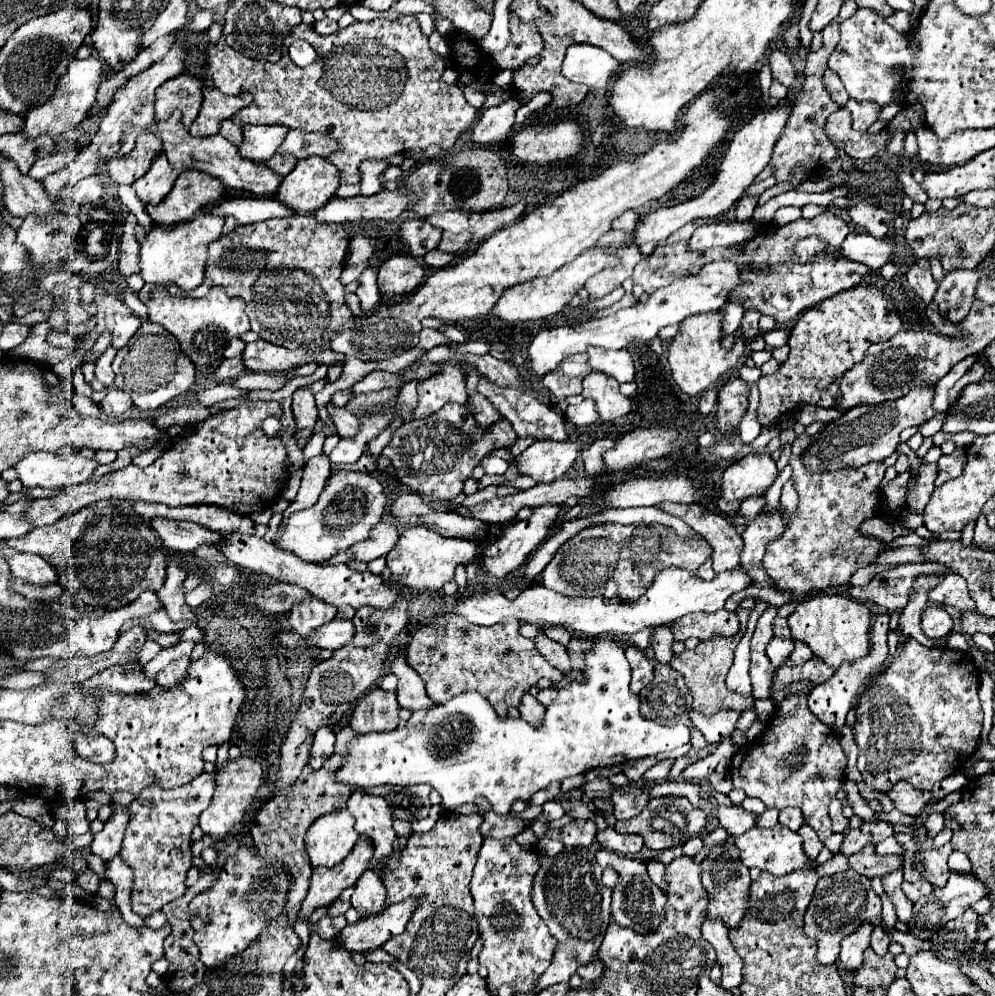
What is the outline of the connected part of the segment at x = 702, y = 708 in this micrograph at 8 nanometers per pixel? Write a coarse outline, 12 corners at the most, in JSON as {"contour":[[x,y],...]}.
{"contour":[[749,610],[741,630],[699,642],[669,662],[683,676],[693,710],[753,708],[753,696],[729,692],[725,676],[745,634]]}

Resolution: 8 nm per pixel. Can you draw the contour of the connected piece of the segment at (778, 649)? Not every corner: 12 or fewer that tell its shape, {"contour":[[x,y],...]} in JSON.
{"contour":[[773,638],[767,656],[775,668],[795,648],[793,638]]}

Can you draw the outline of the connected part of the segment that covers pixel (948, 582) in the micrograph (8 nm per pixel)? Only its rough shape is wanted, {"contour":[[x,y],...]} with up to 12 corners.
{"contour":[[945,574],[929,600],[961,612],[975,610],[965,578]]}

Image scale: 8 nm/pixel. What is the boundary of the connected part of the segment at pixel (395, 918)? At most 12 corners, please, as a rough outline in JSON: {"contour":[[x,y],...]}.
{"contour":[[419,898],[347,924],[335,944],[351,952],[403,934]]}

